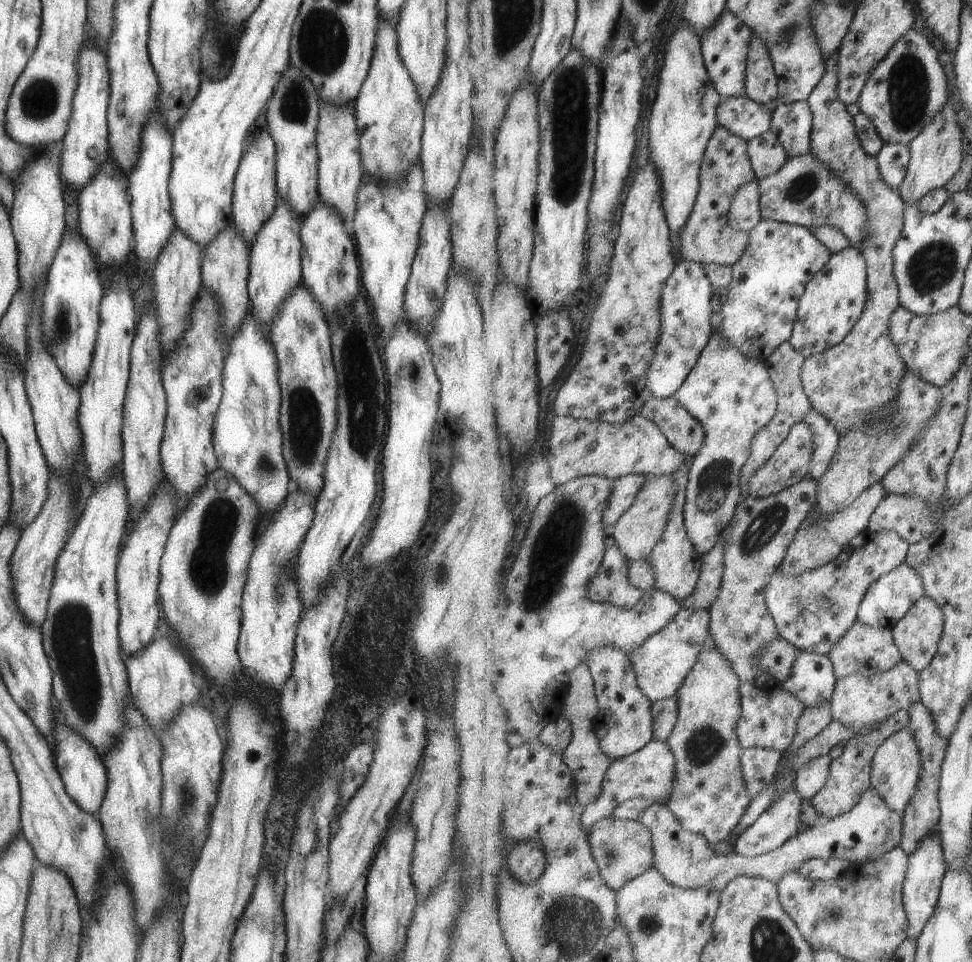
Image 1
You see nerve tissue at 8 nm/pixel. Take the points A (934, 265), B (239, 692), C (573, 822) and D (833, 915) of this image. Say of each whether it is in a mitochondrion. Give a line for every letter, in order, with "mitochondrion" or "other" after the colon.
A: mitochondrion
B: other
C: other
D: mitochondrion

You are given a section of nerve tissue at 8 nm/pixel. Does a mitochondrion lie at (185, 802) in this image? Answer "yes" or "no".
yes

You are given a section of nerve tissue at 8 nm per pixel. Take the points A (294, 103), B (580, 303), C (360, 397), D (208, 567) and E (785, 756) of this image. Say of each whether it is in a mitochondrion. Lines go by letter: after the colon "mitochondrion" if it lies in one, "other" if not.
A: mitochondrion
B: other
C: mitochondrion
D: mitochondrion
E: other

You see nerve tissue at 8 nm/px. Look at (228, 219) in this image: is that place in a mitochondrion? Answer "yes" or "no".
no

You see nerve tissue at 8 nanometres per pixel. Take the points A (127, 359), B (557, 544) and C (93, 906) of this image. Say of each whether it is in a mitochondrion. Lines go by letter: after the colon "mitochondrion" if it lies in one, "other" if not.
A: other
B: mitochondrion
C: other

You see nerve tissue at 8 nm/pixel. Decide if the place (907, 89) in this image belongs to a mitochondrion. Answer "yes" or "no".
yes

